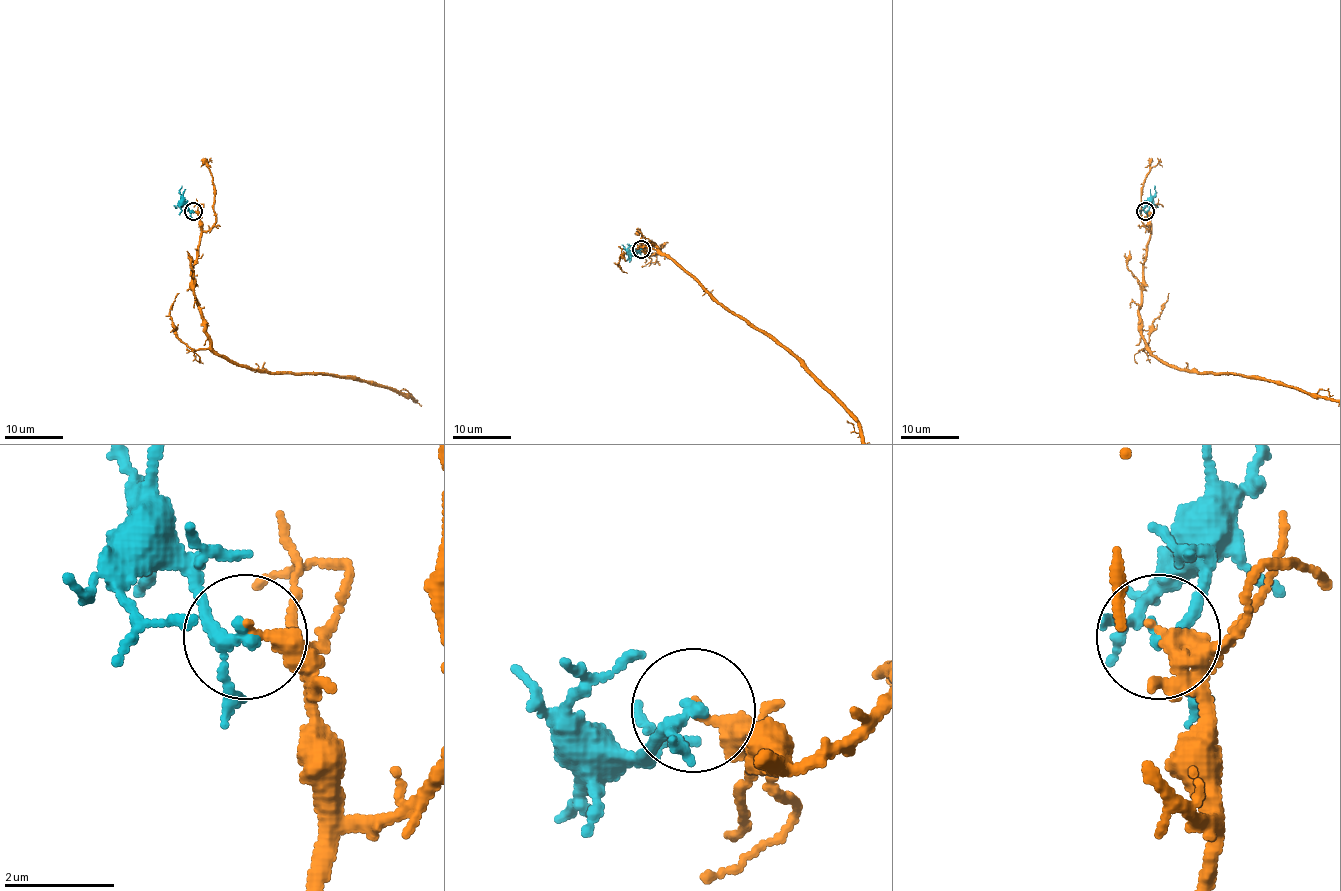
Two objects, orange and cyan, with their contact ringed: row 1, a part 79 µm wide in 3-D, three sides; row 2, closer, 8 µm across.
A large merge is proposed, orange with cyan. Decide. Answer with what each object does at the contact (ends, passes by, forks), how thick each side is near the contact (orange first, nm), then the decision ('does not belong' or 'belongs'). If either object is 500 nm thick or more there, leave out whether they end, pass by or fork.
orange ends | cyan passes by | 360/200 nm | does not belong

